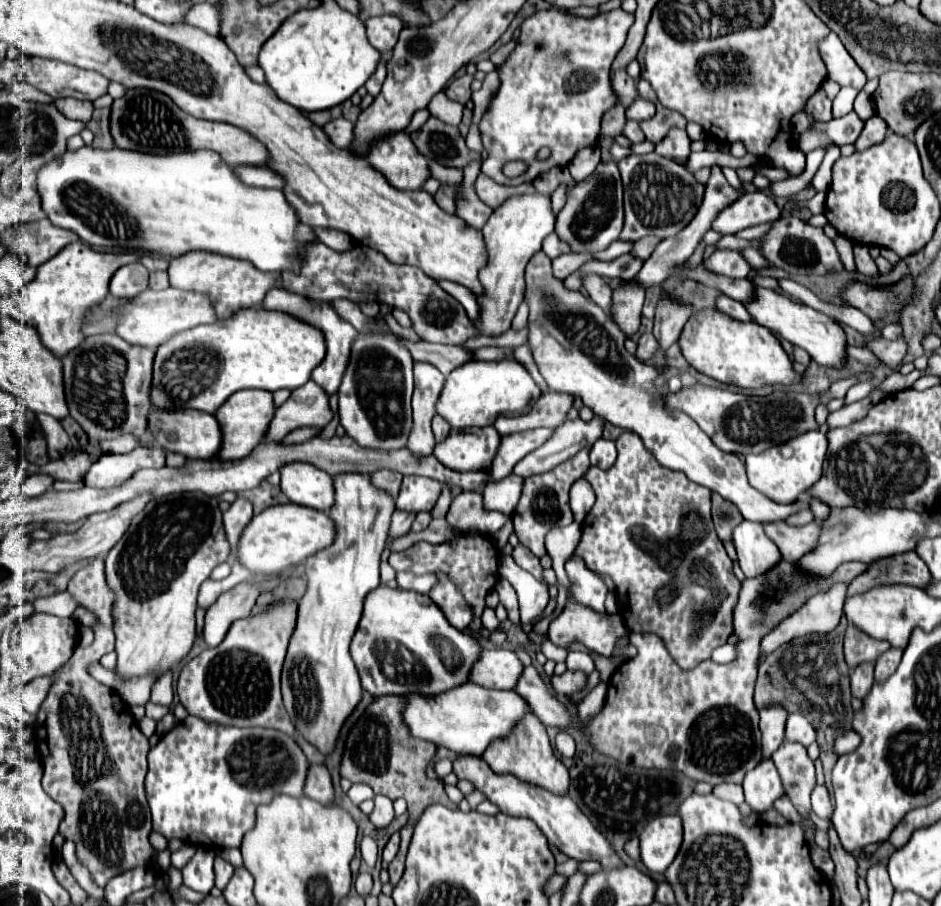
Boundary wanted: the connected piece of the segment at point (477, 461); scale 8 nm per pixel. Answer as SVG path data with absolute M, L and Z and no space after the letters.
M495 426L483 430L451 430L447 442L435 444L433 456L451 470L487 470L499 448L499 432Z

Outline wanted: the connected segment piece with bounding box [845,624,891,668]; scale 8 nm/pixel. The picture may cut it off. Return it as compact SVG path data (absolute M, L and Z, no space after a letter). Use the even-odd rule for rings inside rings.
M849 624L845 630L845 662L849 668L859 666L863 662L875 662L889 648L889 642L875 640L853 624Z

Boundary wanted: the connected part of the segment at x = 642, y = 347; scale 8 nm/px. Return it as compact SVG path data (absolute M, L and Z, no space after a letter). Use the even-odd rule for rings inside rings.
M641 334L639 344L637 344L637 358L639 360L649 360L655 356L655 350L659 350L659 342L655 340L653 334Z

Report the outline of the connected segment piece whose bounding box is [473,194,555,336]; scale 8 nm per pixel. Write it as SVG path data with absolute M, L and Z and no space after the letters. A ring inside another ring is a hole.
M541 194L513 196L505 204L493 210L491 218L483 226L483 242L487 248L487 266L479 272L479 280L487 298L477 298L479 306L483 306L483 314L479 322L473 320L475 330L481 336L497 336L511 328L511 320L523 302L525 292L525 266L529 258L541 250L541 242L555 228L555 216L551 212L551 198Z

